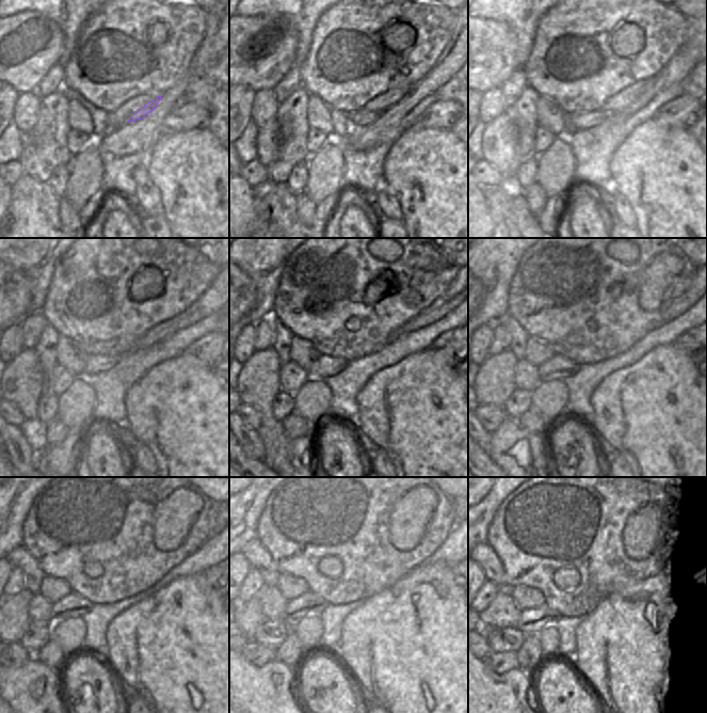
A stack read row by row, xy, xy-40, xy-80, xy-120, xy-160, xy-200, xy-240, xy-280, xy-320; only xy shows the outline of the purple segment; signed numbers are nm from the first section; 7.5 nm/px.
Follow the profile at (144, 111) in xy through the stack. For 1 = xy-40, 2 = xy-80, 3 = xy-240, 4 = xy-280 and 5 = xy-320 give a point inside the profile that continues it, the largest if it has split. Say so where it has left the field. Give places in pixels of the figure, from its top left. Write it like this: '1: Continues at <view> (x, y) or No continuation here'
1: Continues at xy-40 (360, 117)
2: Continues at xy-80 (584, 121)
3: Continues at xy-240 (74, 604)
4: Continues at xy-280 (309, 604)
5: Continues at xy-320 (531, 620)

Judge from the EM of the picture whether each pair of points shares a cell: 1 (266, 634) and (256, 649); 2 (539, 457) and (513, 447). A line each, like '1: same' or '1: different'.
1: different
2: same

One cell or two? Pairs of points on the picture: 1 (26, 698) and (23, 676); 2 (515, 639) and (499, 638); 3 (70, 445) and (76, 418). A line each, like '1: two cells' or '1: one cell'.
1: one cell
2: one cell
3: two cells

